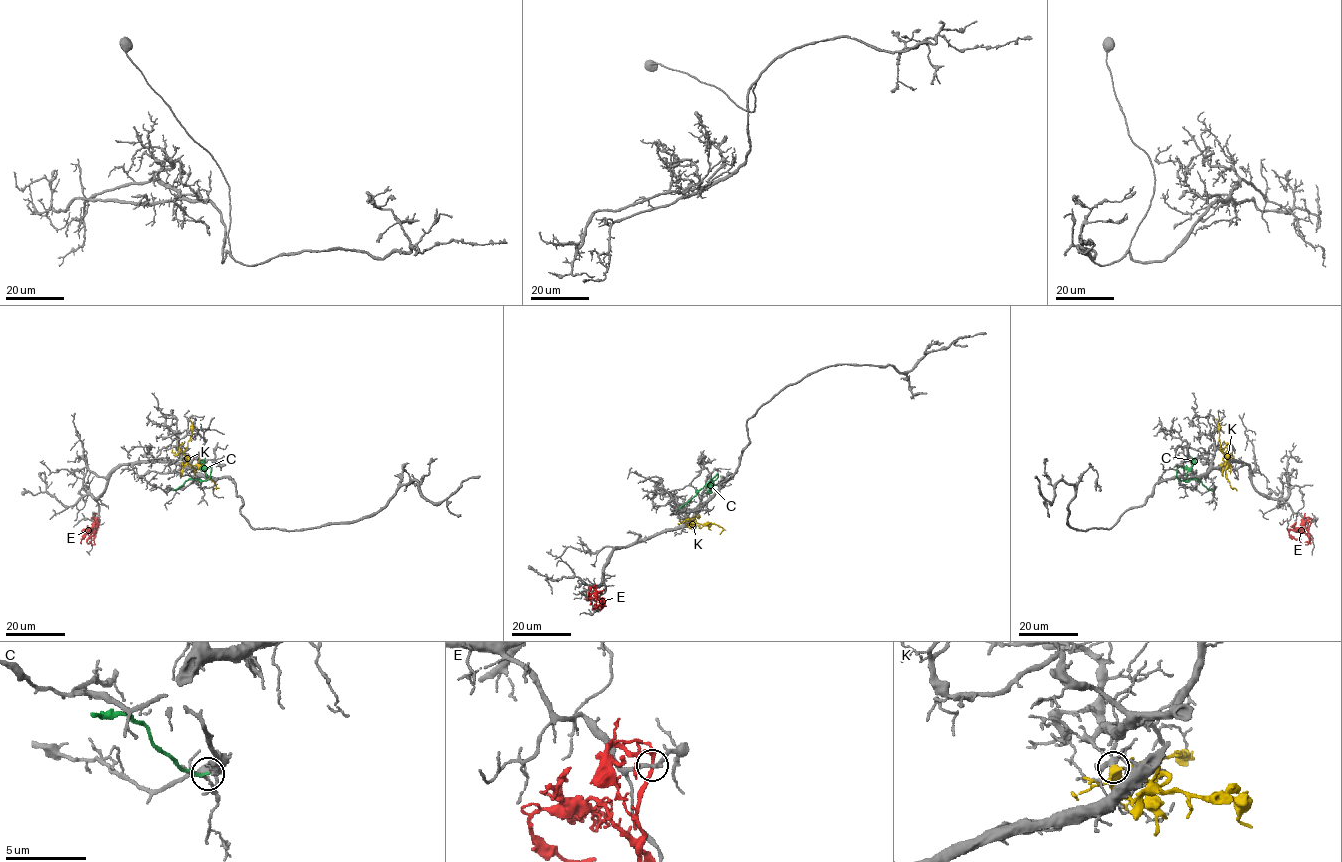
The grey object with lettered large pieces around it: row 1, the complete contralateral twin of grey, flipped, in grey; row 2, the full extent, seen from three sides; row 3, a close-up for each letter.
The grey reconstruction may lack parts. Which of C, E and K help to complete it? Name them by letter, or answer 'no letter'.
no letter

